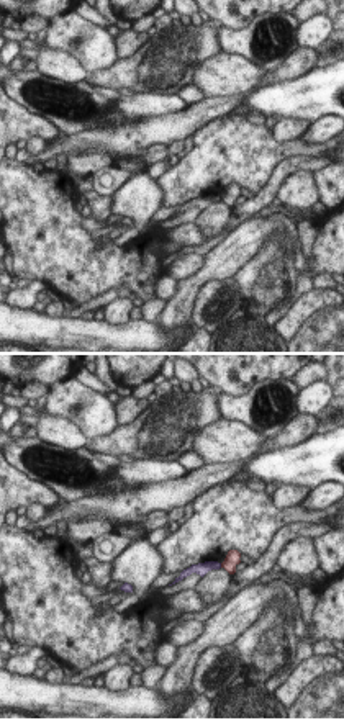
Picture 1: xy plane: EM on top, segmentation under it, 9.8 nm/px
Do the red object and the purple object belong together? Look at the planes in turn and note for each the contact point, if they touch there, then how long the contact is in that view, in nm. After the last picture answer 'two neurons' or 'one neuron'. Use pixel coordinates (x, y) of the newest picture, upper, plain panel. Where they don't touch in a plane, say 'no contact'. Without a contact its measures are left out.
contact (221, 198); length 50 nm

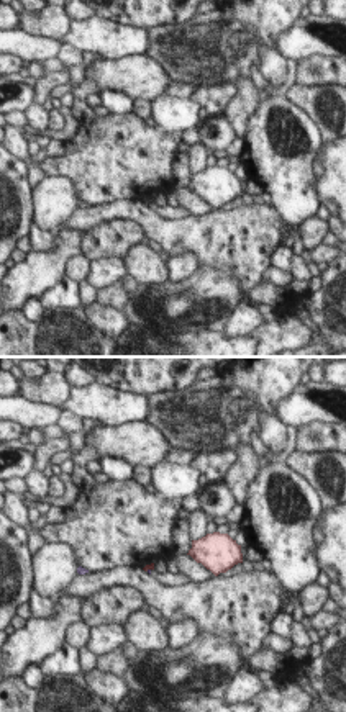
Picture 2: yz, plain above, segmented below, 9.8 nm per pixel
contact (148, 202); length 50 nm

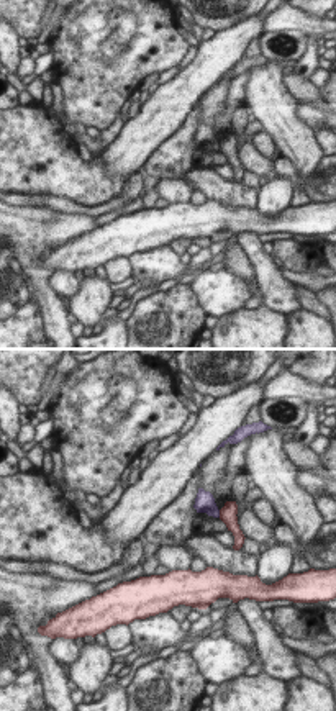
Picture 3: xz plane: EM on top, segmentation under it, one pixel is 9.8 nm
contact (220, 146); length 80 nm

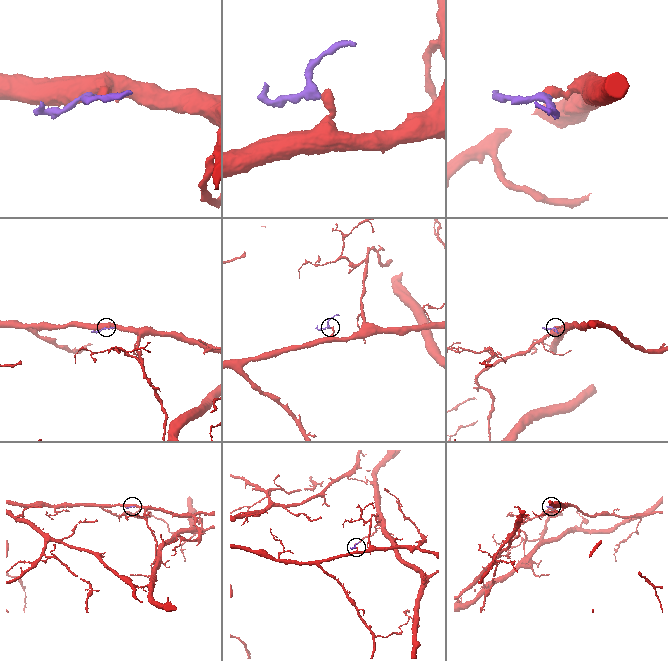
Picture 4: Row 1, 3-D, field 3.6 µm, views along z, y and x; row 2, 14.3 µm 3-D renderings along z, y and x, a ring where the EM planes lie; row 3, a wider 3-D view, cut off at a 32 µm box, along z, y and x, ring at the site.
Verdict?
two neurons

